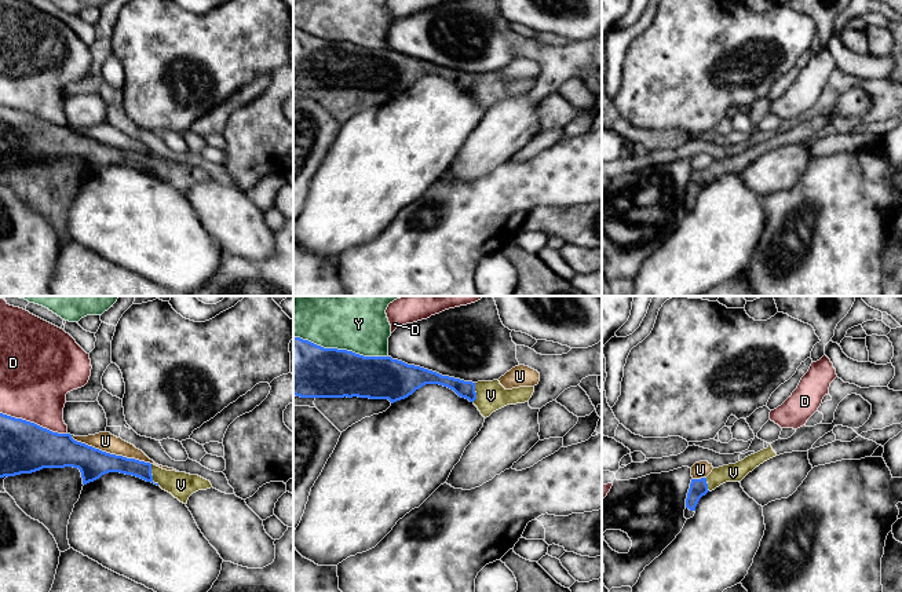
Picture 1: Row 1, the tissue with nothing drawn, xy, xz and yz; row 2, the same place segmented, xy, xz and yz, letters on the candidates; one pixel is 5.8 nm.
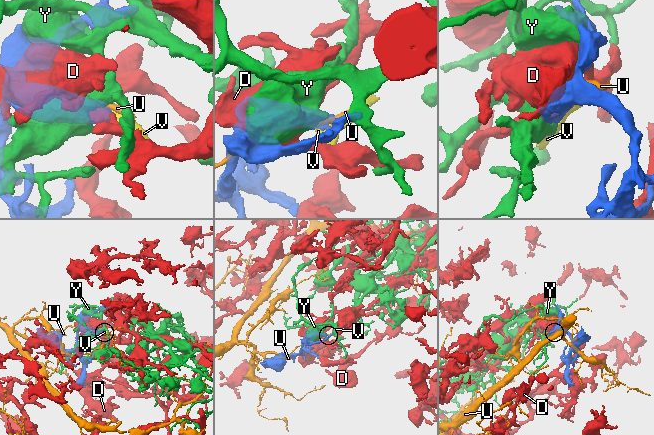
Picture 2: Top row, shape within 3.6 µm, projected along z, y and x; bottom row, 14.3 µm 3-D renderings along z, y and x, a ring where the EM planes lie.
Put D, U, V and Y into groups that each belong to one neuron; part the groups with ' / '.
D / U / V / Y

